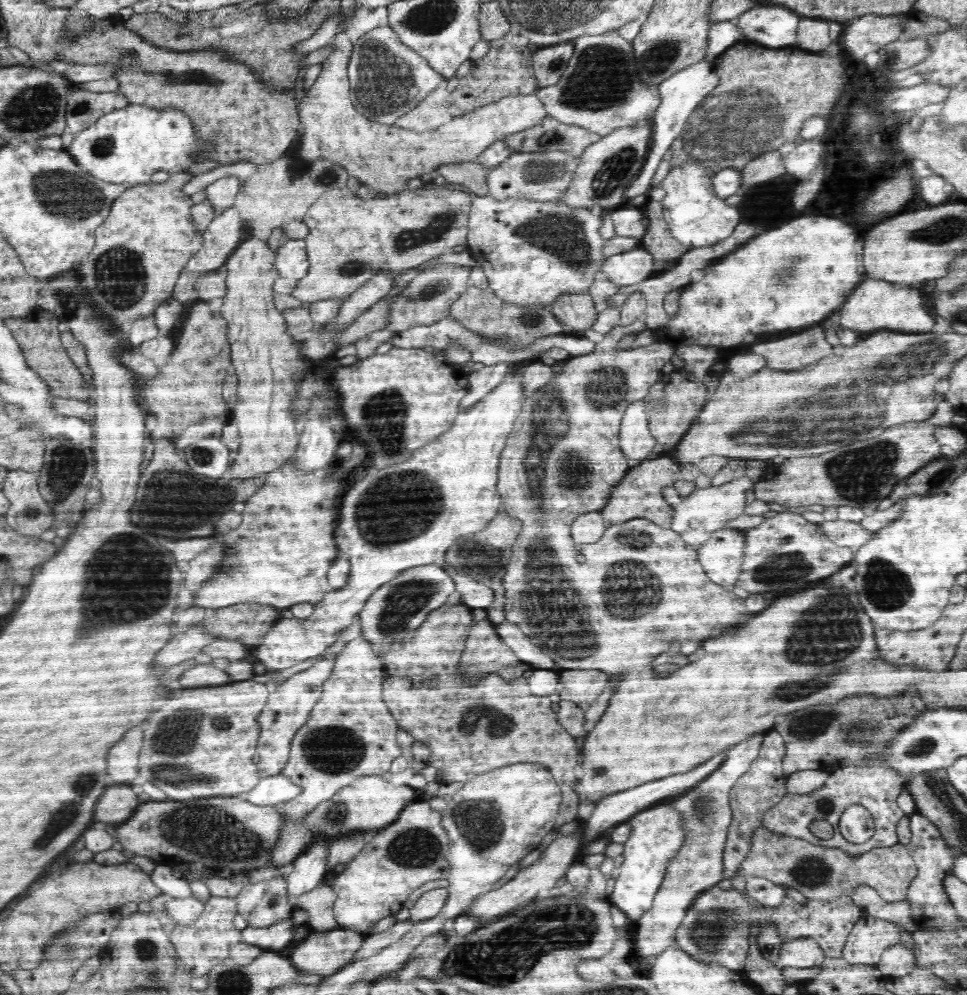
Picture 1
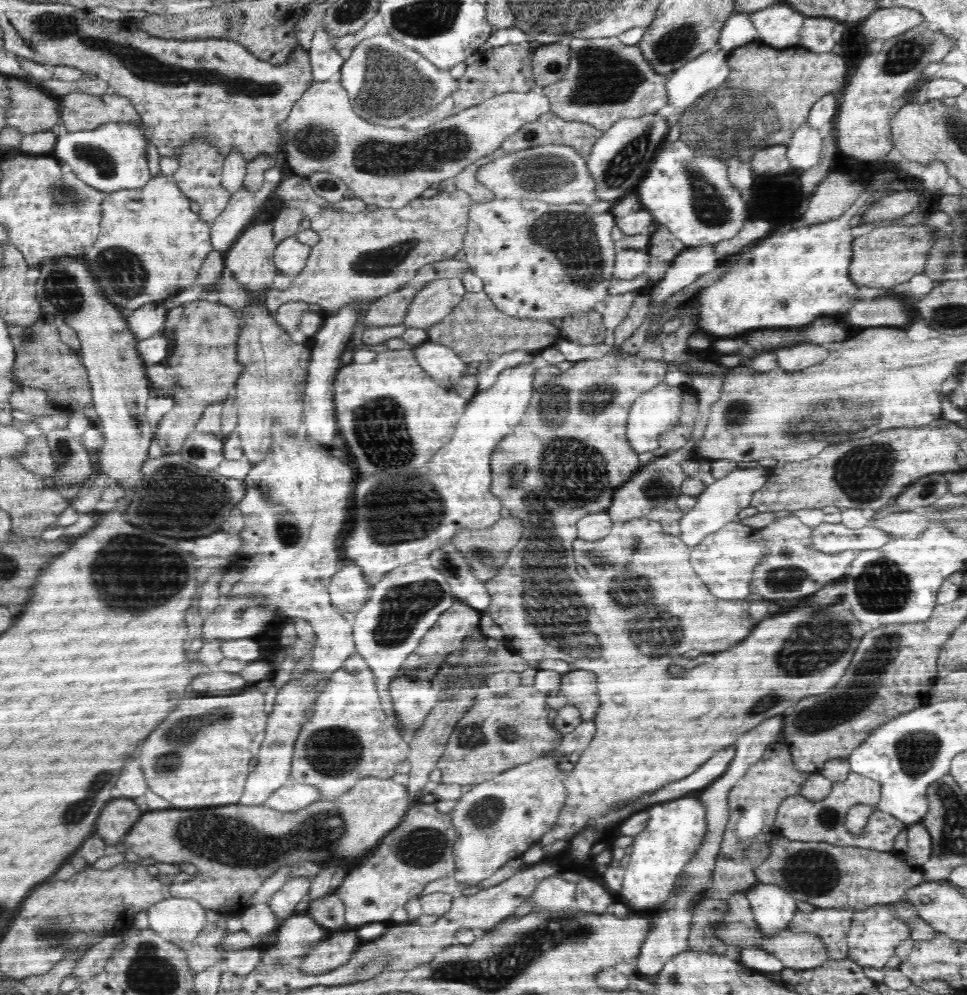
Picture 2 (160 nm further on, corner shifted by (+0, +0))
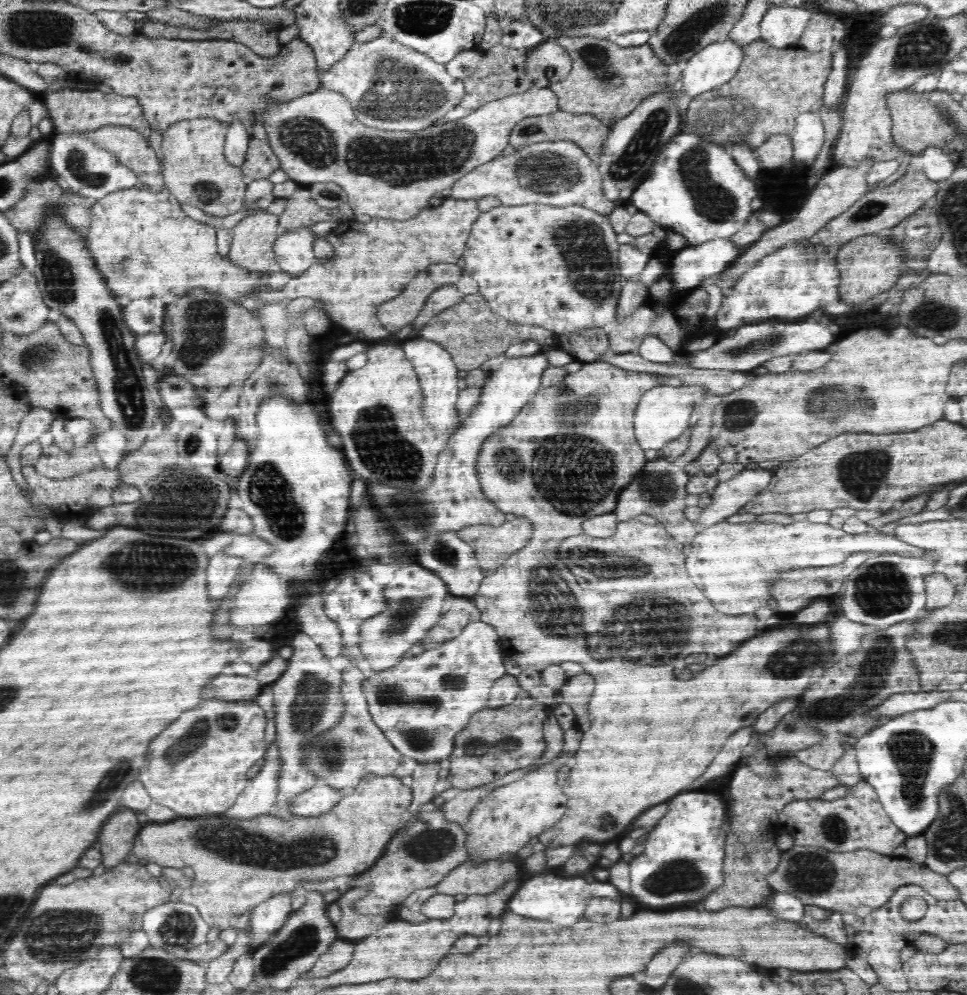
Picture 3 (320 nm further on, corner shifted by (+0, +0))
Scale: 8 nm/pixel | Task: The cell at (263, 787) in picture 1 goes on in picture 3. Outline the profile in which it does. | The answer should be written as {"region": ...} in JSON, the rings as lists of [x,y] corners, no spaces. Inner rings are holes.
{"region":[[[318,781],[310,790],[304,790],[300,796],[292,798],[291,813],[298,817],[318,817],[331,812],[347,793],[335,789],[330,784]]]}

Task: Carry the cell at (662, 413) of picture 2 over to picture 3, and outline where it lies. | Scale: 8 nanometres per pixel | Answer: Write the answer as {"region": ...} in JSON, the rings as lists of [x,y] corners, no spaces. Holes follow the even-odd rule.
{"region":[[[683,384],[679,387],[656,386],[648,390],[642,400],[638,403],[634,414],[634,432],[638,444],[648,450],[654,448],[655,451],[664,448],[670,440],[676,440],[680,434],[688,427],[690,415],[694,406],[704,400],[704,396],[709,396],[710,392],[704,387]]]}

